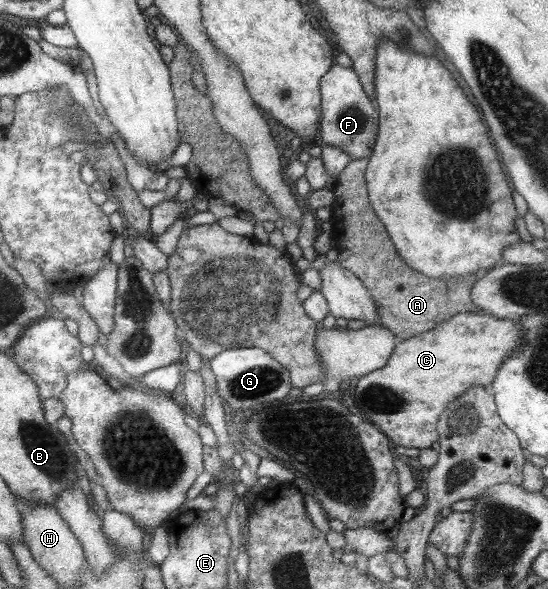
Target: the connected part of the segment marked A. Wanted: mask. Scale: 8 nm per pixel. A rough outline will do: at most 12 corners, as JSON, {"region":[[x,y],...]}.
{"region":[[367,157],[330,187],[335,264],[397,344],[472,312],[477,274],[404,263],[369,203]]}

